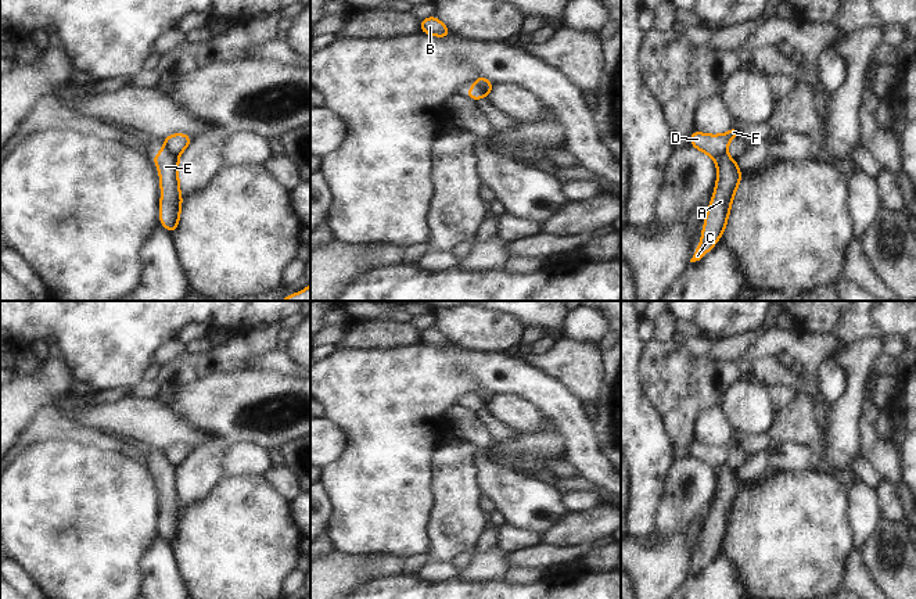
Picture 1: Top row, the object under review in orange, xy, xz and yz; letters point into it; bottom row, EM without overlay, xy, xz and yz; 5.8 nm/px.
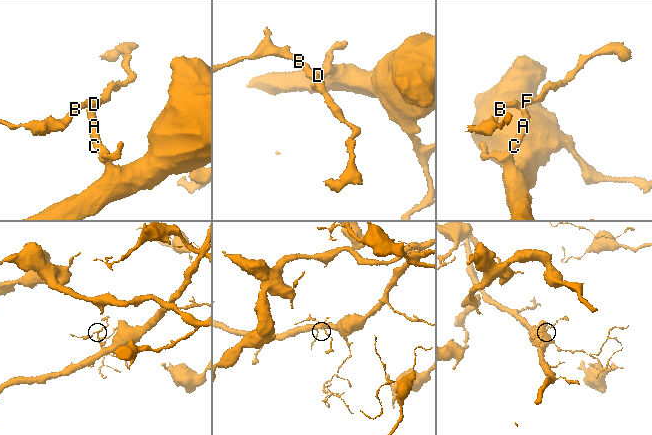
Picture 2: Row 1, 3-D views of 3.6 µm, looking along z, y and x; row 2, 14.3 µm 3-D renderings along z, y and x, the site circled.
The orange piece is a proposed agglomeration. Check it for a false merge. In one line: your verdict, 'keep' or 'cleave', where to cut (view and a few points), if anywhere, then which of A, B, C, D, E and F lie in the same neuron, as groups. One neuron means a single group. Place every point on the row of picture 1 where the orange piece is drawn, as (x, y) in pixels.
cleave | xy (164, 143), (178, 157) | A C E / B D F

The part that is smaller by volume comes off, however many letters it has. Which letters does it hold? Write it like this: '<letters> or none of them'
B, D, F

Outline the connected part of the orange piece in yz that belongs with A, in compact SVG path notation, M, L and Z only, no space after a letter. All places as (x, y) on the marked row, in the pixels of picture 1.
M728 153L718 155L715 165L718 169L715 190L704 219L700 245L696 248L690 262L700 261L725 233L732 201L743 177L737 161L732 159Z

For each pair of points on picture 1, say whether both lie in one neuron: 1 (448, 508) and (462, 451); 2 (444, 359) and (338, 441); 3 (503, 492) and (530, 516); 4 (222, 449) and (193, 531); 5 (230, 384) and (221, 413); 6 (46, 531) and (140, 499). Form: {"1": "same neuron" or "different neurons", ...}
{"1": "same neuron", "2": "different neurons", "3": "same neuron", "4": "different neurons", "5": "same neuron", "6": "same neuron"}

